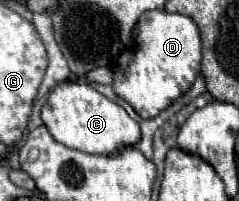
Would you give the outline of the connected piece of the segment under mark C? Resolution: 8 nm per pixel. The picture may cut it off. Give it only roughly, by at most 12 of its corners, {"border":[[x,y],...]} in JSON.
{"border":[[58,83],[40,117],[58,143],[114,155],[138,123],[92,85]]}

